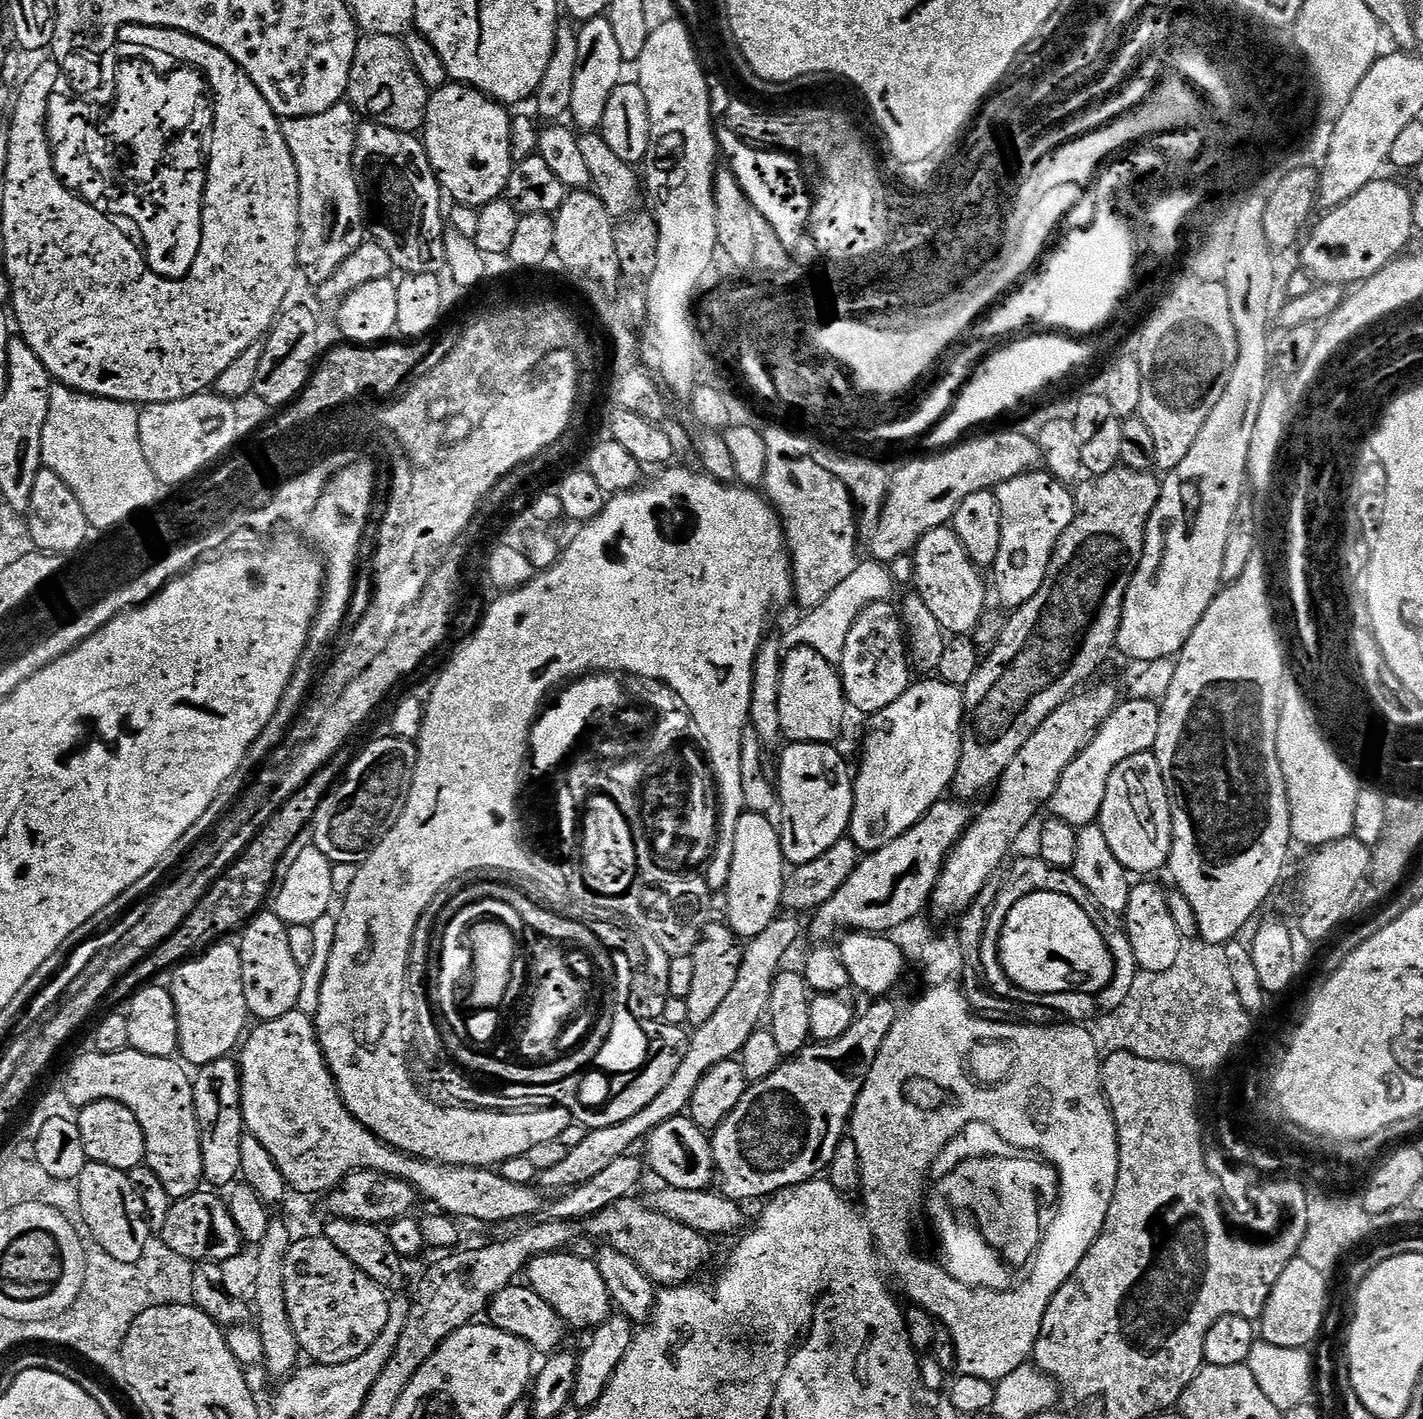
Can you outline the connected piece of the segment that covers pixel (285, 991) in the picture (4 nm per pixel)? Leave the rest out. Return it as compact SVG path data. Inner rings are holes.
M261 910L243 925L239 933L246 1002L249 1013L260 1022L282 1018L282 1014L297 1011L298 994L302 994L302 969L291 953L288 930L289 925L272 910Z

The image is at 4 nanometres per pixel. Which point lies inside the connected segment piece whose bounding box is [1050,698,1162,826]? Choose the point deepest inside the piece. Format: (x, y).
(1133, 727)

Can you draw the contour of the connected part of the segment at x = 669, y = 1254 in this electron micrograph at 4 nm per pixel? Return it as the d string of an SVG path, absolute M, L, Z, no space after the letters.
M634 1199L620 1200L588 1217L583 1221L583 1231L632 1259L657 1286L679 1286L699 1277L696 1275L707 1266L712 1256L713 1241L690 1226L679 1224L666 1214L649 1208L643 1199Z

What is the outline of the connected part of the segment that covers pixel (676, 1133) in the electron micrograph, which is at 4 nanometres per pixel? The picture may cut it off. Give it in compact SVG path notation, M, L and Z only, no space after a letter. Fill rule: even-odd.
M682 1115L668 1119L651 1132L646 1138L645 1146L648 1150L646 1160L649 1169L653 1169L667 1187L700 1191L708 1190L713 1185L717 1167L711 1139L707 1131L694 1123L690 1116Z

